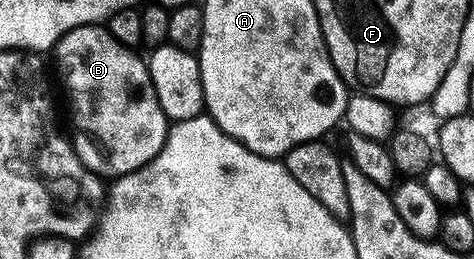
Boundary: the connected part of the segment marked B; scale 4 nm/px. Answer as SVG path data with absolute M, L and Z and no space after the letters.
M83 24L81 28L75 28L69 32L65 32L61 40L56 43L54 55L56 55L56 68L60 71L61 78L64 79L65 90L68 91L68 108L72 111L72 128L76 131L76 140L74 136L71 145L84 165L92 172L96 173L96 175L106 178L115 178L140 169L143 164L150 163L162 150L165 138L170 135L170 121L168 115L165 114L162 110L162 106L158 102L158 94L154 94L154 82L148 73L148 65L145 57L143 55L141 57L136 56L140 54L137 54L133 49L128 48L122 42L115 40L115 38L108 33L107 27L97 26L95 24Z

